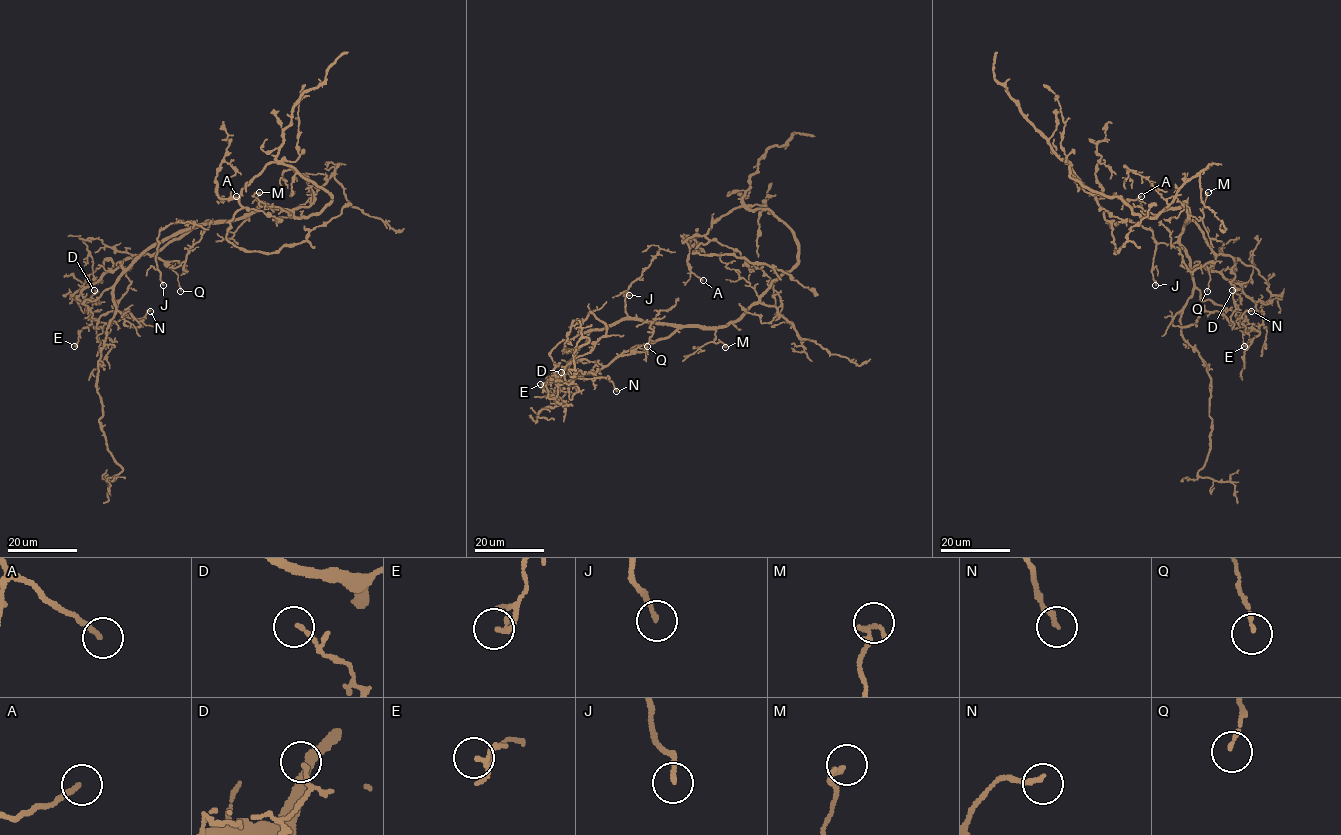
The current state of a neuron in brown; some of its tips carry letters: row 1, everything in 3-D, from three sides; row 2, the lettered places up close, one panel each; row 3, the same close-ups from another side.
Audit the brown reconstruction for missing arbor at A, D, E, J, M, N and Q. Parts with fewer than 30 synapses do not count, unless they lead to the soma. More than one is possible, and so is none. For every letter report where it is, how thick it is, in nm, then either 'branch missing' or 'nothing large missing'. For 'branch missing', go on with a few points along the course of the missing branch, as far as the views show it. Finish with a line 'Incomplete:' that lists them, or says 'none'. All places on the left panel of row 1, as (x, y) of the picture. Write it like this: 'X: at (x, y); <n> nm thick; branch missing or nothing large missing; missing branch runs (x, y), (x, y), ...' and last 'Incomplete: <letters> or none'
A: at (236, 196); 190 nm thick; nothing large missing
D: at (94, 290); 130 nm thick; nothing large missing
E: at (74, 346); 160 nm thick; nothing large missing
J: at (163, 285); 170 nm thick; branch missing; missing branch runs (163, 285), (166, 336), (169, 339), (192, 333), (198, 337)
M: at (259, 192); 240 nm thick; nothing large missing
N: at (150, 311); 180 nm thick; nothing large missing
Q: at (180, 291); 120 nm thick; nothing large missing
Incomplete: J

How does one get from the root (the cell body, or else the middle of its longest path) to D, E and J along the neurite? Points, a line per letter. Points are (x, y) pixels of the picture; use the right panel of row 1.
D: (1183, 204), (1187, 221), (1180, 243), (1189, 267), (1203, 266), (1218, 271), (1240, 286), (1239, 299), (1232, 290)
E: (1183, 204), (1187, 221), (1180, 243), (1193, 283), (1202, 300), (1240, 312), (1259, 327), (1242, 336), (1244, 346)
J: (1183, 204), (1186, 204), (1187, 221), (1179, 238), (1172, 244), (1156, 245), (1152, 266), (1155, 285)

